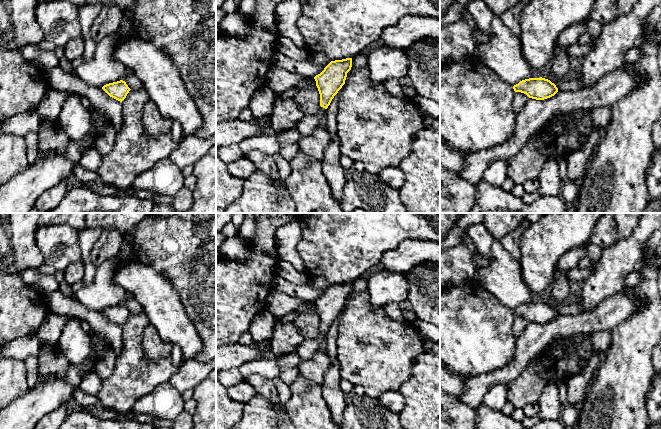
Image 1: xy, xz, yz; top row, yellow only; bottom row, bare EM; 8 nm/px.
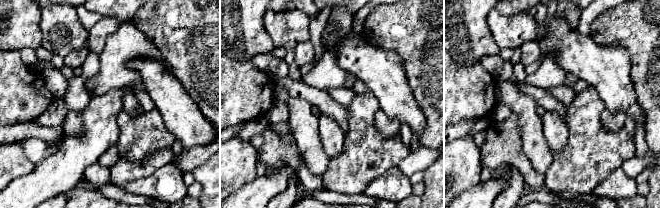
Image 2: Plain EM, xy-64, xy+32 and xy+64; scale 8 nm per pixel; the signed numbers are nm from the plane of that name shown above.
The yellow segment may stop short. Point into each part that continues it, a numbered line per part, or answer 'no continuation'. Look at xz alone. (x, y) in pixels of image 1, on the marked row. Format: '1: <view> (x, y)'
1: xz (305, 127)

